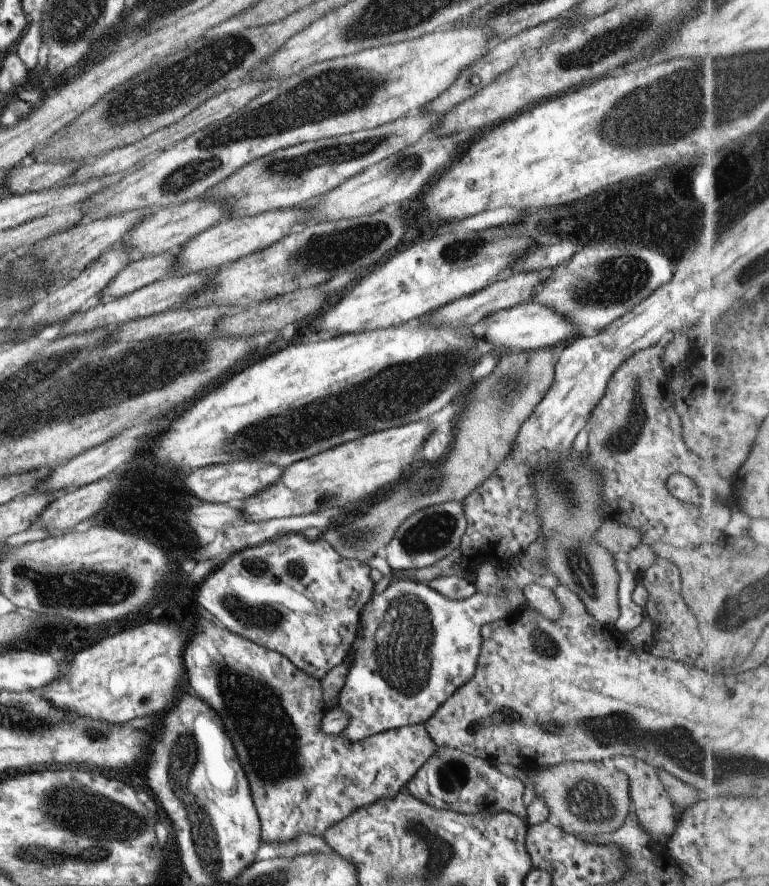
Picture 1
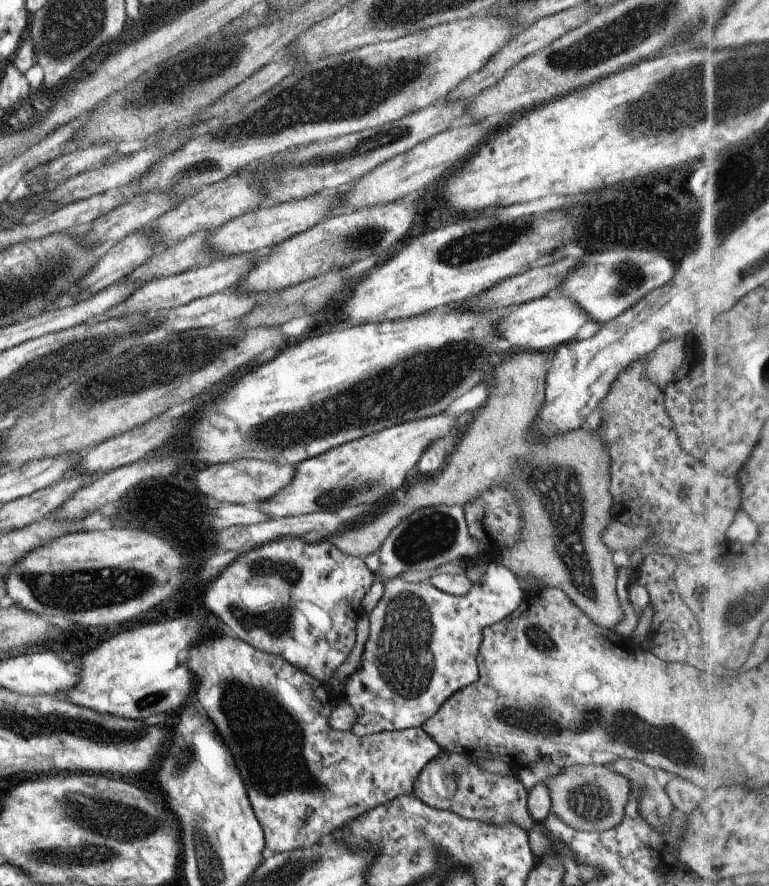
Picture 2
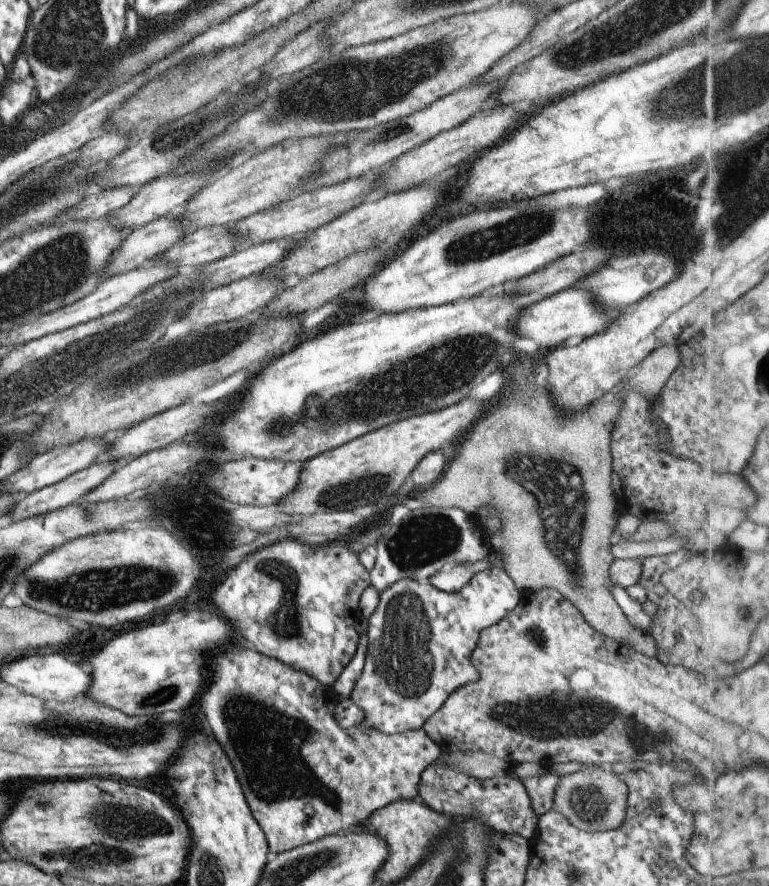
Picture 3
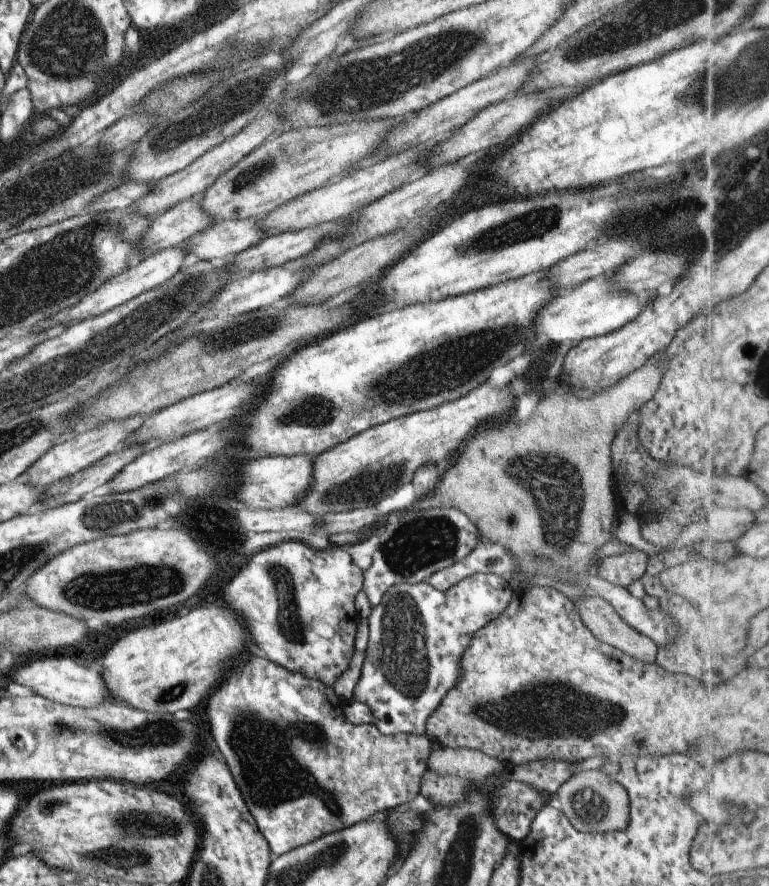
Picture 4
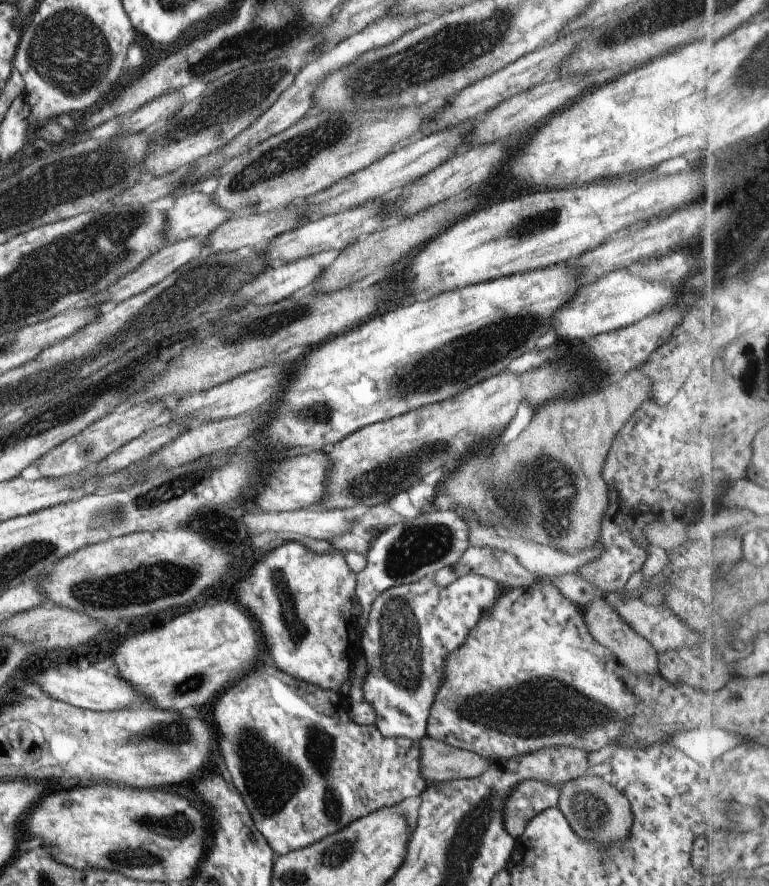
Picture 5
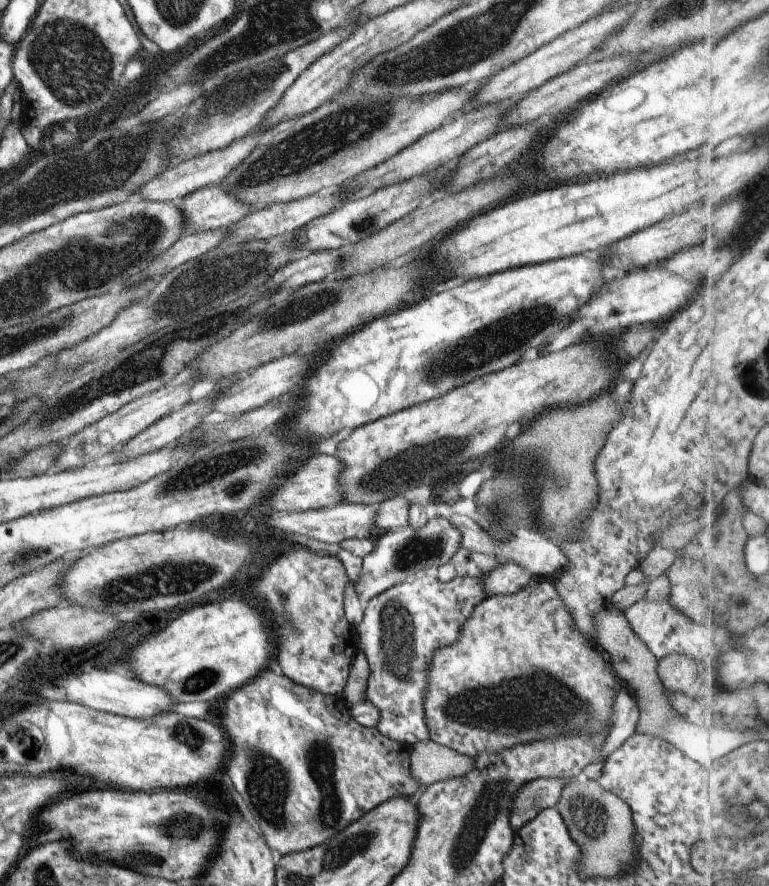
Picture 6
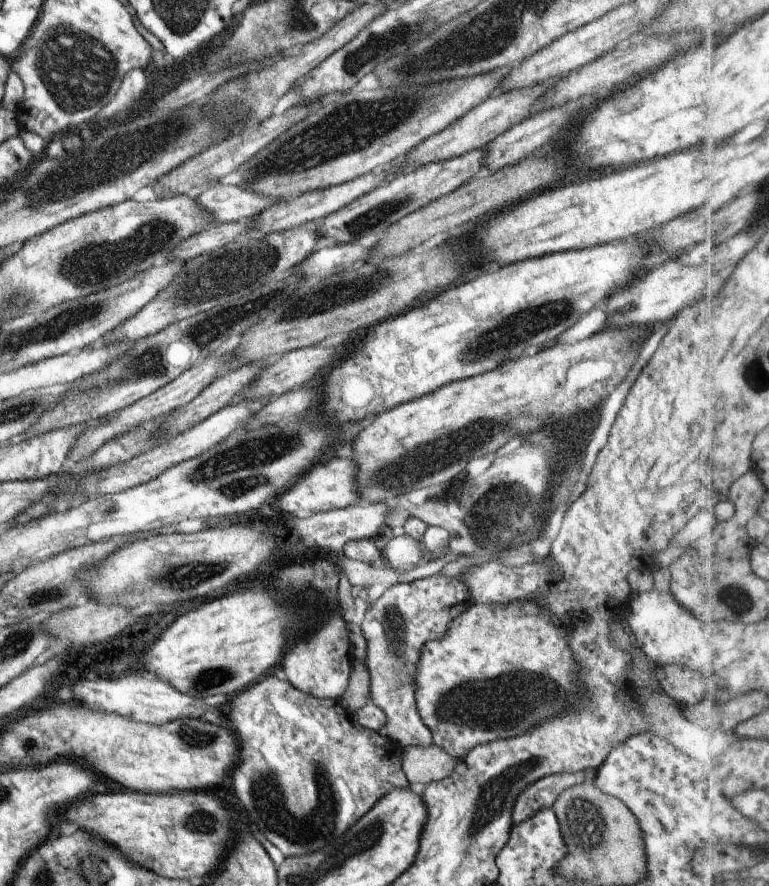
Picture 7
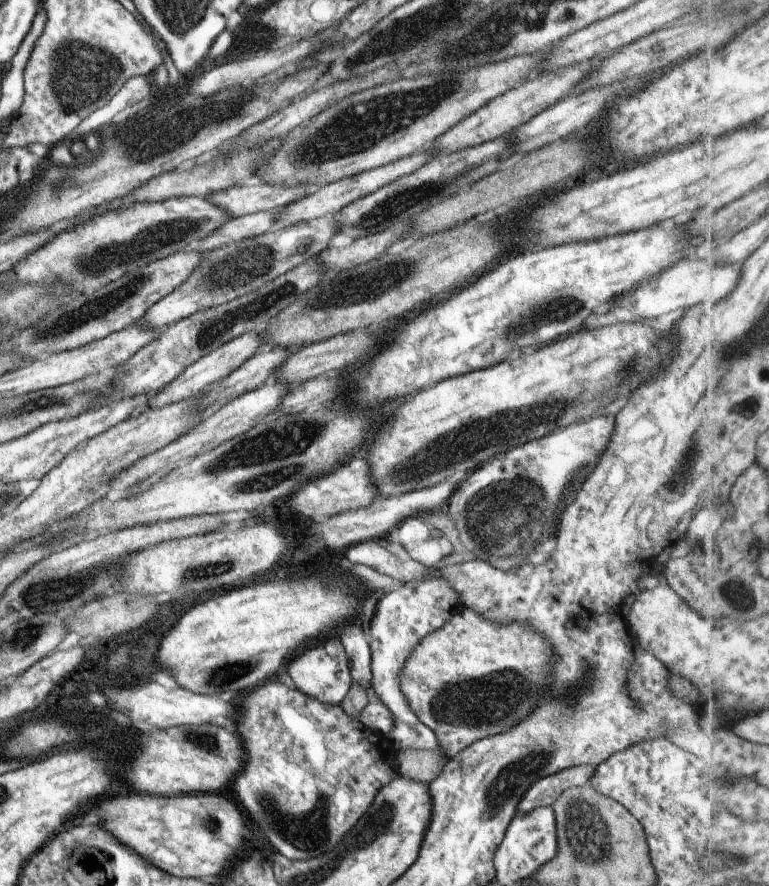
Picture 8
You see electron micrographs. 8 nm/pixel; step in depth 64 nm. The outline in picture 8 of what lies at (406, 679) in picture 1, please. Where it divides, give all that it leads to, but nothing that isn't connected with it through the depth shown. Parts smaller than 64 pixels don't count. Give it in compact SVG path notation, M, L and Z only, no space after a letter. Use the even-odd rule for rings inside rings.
M423 578L423 580L411 580L407 583L402 583L402 586L388 593L383 593L381 598L377 600L373 614L368 620L364 636L361 631L361 626L349 626L345 624L340 629L341 646L347 658L347 666L349 666L349 676L353 684L359 684L363 690L370 692L370 696L375 700L381 701L381 704L391 712L393 716L393 728L387 732L386 737L396 749L413 749L413 750L436 750L438 744L435 734L430 728L427 728L419 718L413 714L405 696L399 690L399 672L407 660L407 656L411 654L411 650L415 648L415 644L425 638L427 634L439 630L445 621L454 613L458 613L463 609L463 604L459 600L459 596L455 594L455 590L441 578Z

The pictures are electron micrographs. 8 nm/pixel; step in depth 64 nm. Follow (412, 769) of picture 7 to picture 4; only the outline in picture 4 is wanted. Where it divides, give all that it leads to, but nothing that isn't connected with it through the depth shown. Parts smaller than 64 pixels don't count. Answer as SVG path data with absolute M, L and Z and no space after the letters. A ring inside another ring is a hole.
M430 741L431 750L427 756L427 766L435 774L459 776L465 780L481 781L493 774L500 774L503 764L479 752L465 748L449 748Z

